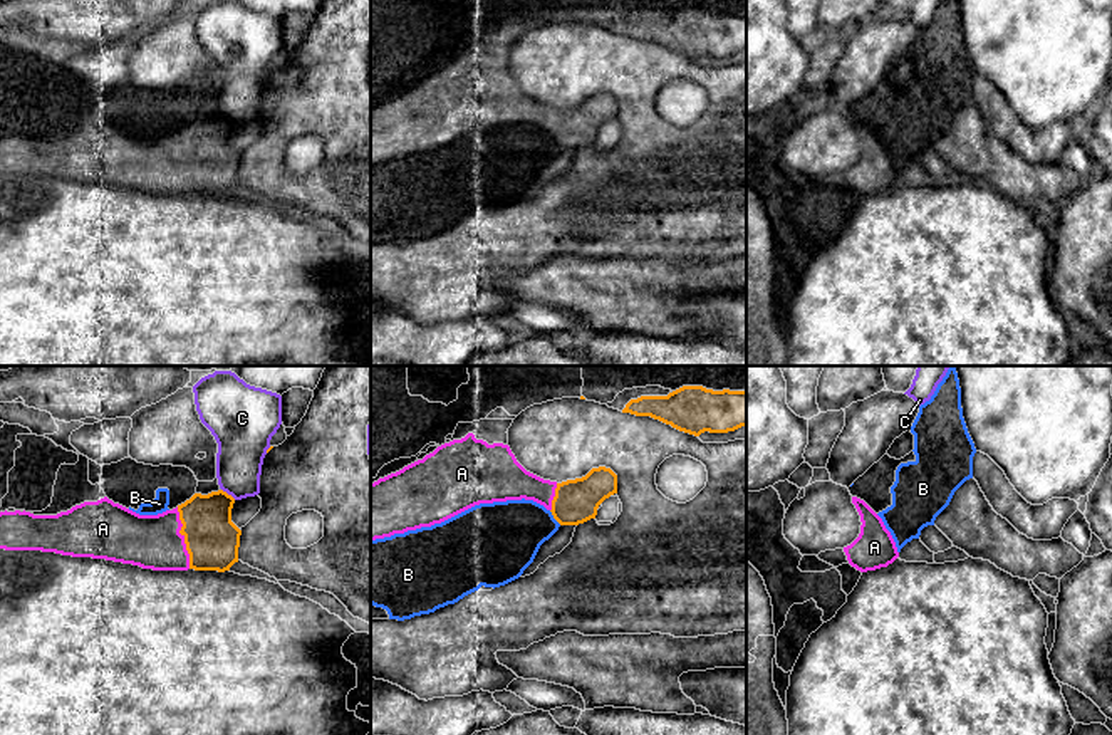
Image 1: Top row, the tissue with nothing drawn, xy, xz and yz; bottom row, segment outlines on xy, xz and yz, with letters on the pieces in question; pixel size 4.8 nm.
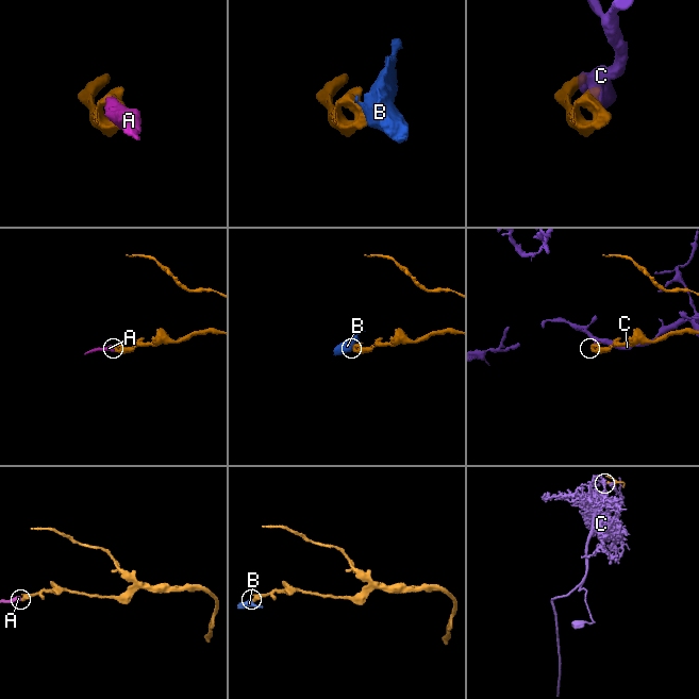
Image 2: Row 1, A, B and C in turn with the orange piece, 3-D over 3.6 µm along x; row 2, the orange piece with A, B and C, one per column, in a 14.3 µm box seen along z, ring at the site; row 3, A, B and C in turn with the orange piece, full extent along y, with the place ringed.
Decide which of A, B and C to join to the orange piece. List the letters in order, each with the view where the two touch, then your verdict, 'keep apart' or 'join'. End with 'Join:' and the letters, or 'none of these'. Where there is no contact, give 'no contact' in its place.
A: contact in xy; join
B: contact in xz; keep apart
C: contact in xy; keep apart
Join: A

